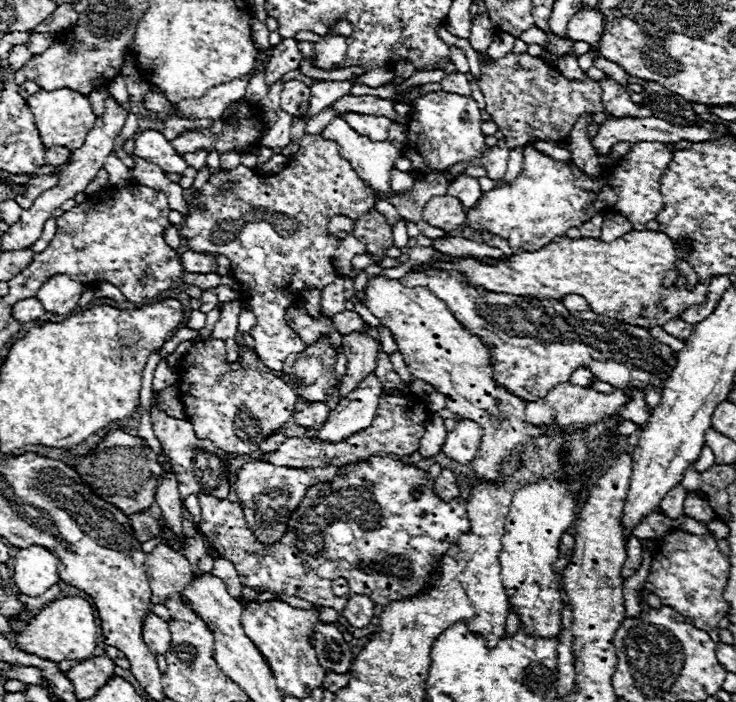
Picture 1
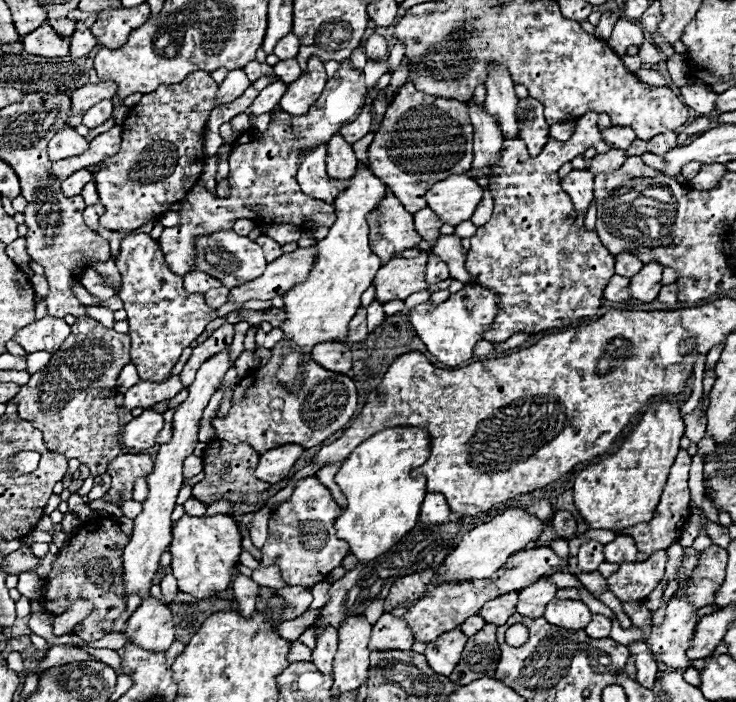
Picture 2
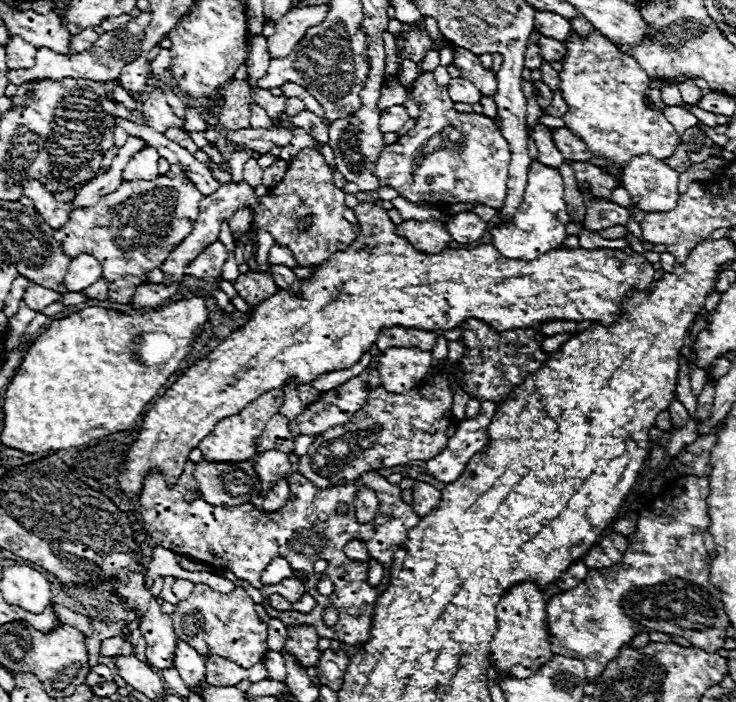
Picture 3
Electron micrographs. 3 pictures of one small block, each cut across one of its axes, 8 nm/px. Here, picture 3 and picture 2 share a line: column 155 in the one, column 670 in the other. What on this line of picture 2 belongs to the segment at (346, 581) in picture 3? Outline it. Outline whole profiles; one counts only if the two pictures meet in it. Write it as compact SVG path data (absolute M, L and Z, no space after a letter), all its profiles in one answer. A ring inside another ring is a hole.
M680 450L676 456L676 462L670 470L668 482L664 486L660 504L654 512L654 518L648 524L638 524L638 526L630 526L626 530L622 530L622 534L630 536L636 540L636 546L640 552L652 554L656 550L666 550L670 544L674 544L674 538L680 536L682 526L686 524L688 516L690 516L690 490L688 490L688 470L690 470L690 454L686 450Z

